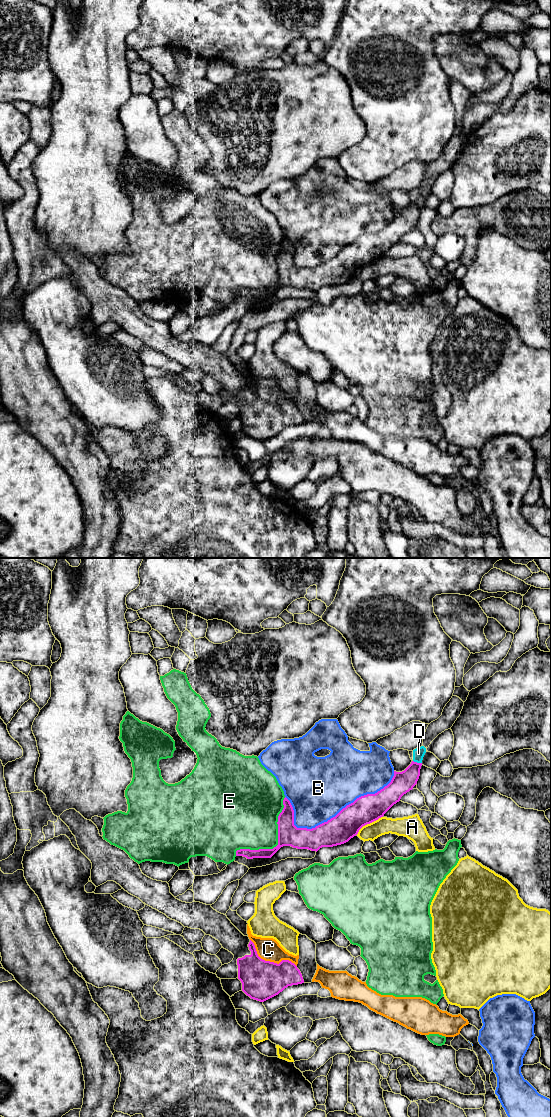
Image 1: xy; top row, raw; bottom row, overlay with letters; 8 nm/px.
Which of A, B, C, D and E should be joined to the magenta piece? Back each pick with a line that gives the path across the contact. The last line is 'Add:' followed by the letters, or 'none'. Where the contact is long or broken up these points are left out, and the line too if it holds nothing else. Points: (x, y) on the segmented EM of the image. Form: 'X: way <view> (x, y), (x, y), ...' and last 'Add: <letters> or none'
Add: none

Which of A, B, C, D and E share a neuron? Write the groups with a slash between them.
A / B / C / D / E

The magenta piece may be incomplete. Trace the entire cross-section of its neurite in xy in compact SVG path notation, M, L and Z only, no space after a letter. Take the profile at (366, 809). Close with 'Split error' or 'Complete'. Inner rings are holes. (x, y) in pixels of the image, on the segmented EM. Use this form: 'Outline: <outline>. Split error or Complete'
Outline: M412 761L404 771L394 771L391 782L383 789L357 798L335 817L312 829L294 825L294 810L285 797L284 808L277 822L278 845L273 849L240 849L236 851L236 856L247 859L271 858L283 846L317 852L322 847L344 844L356 836L363 826L383 817L404 794L413 789L419 779L421 766L422 763Z. Complete

